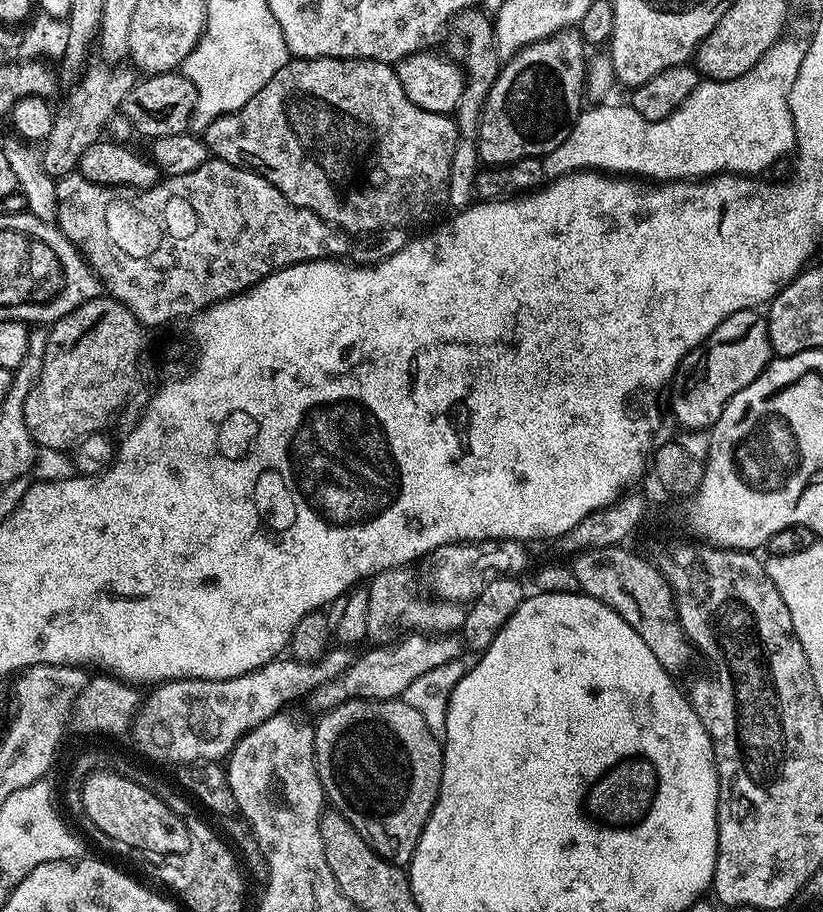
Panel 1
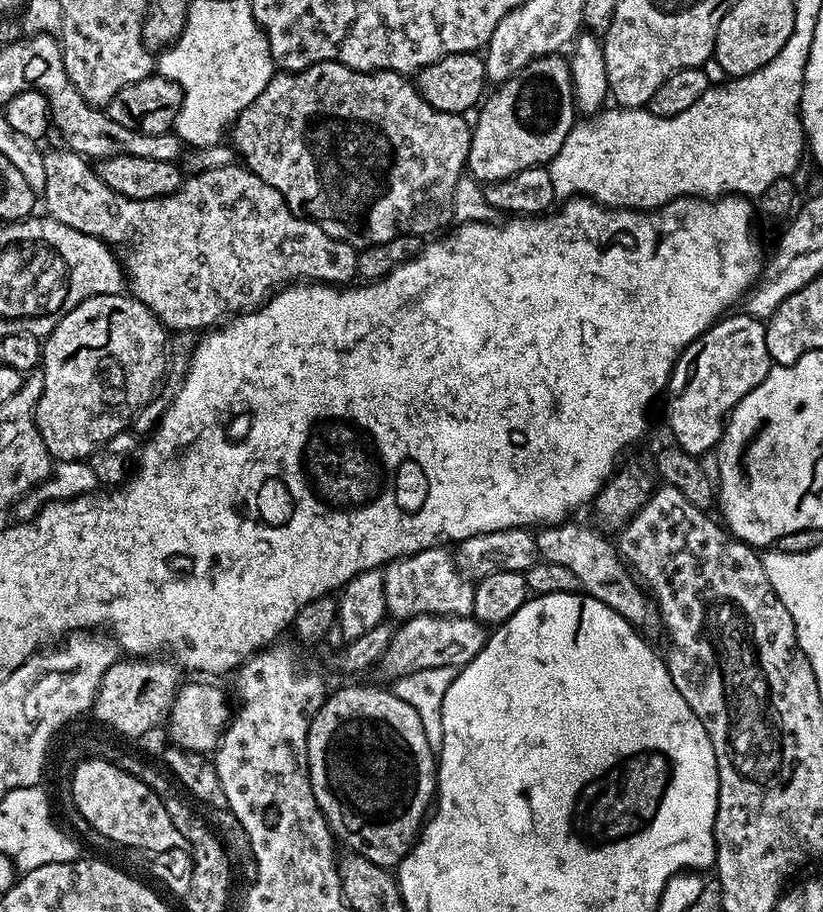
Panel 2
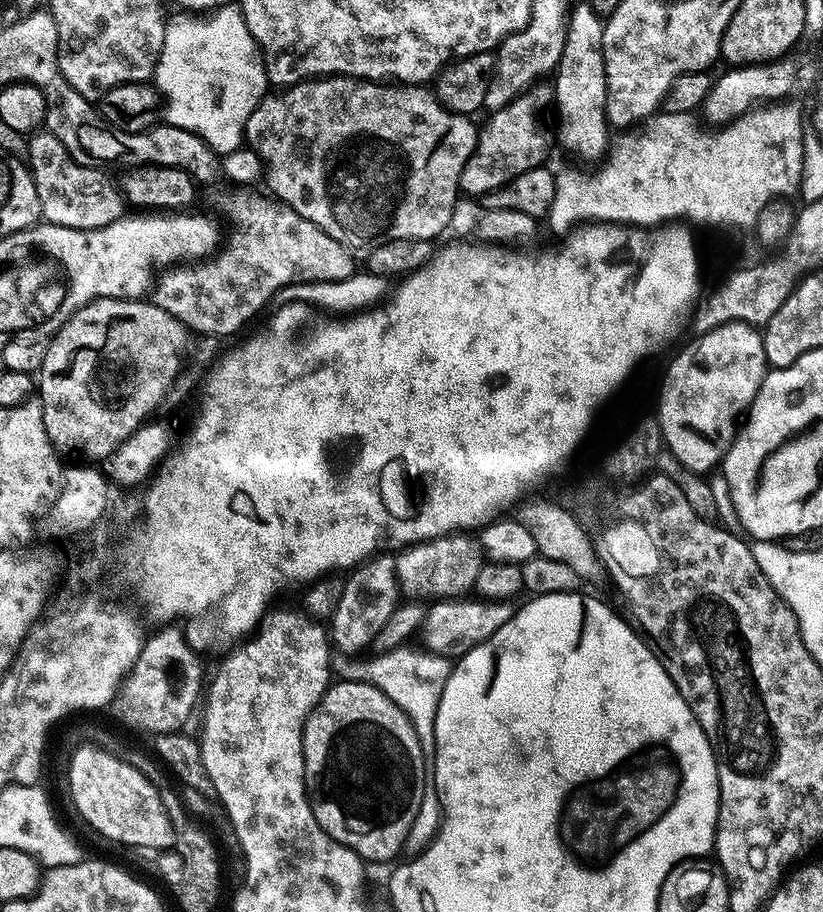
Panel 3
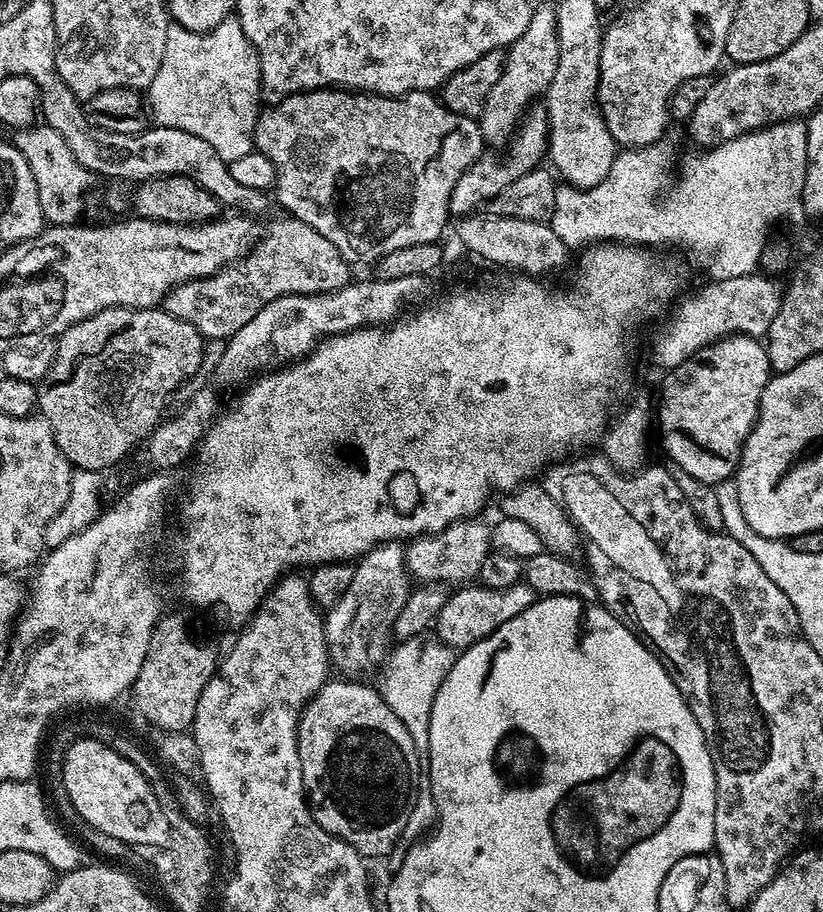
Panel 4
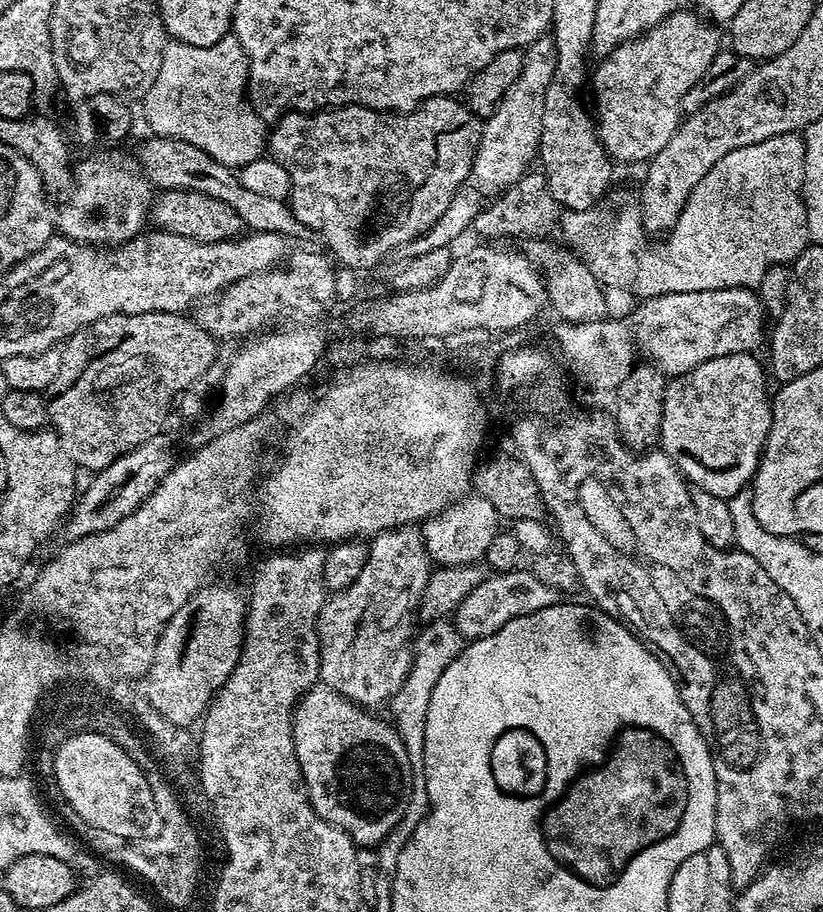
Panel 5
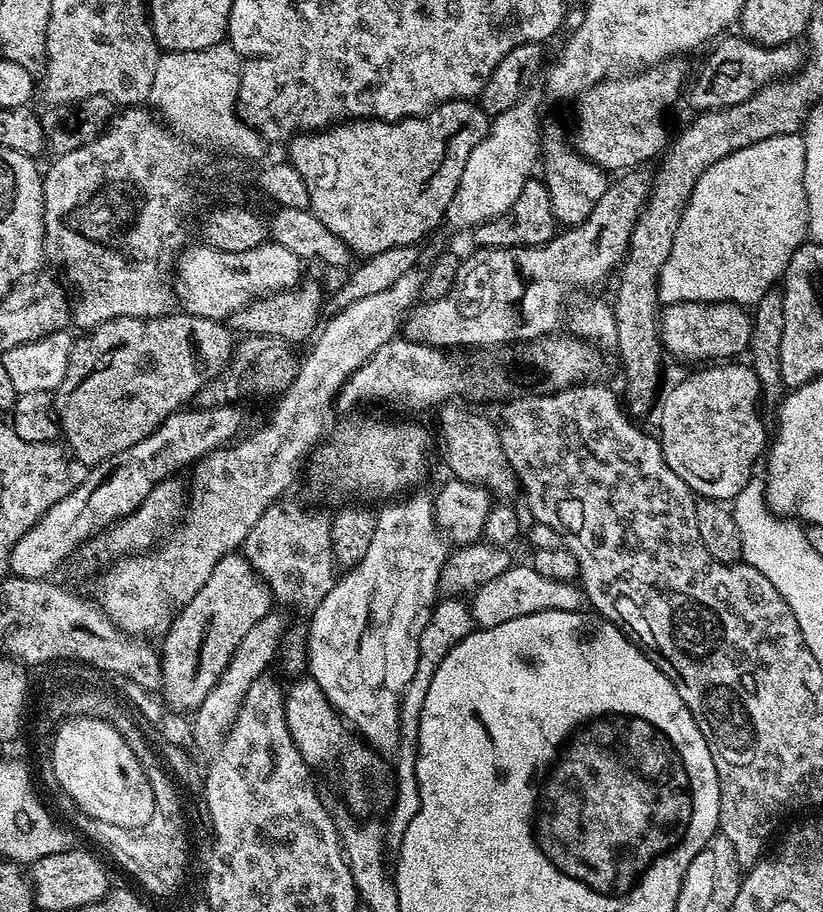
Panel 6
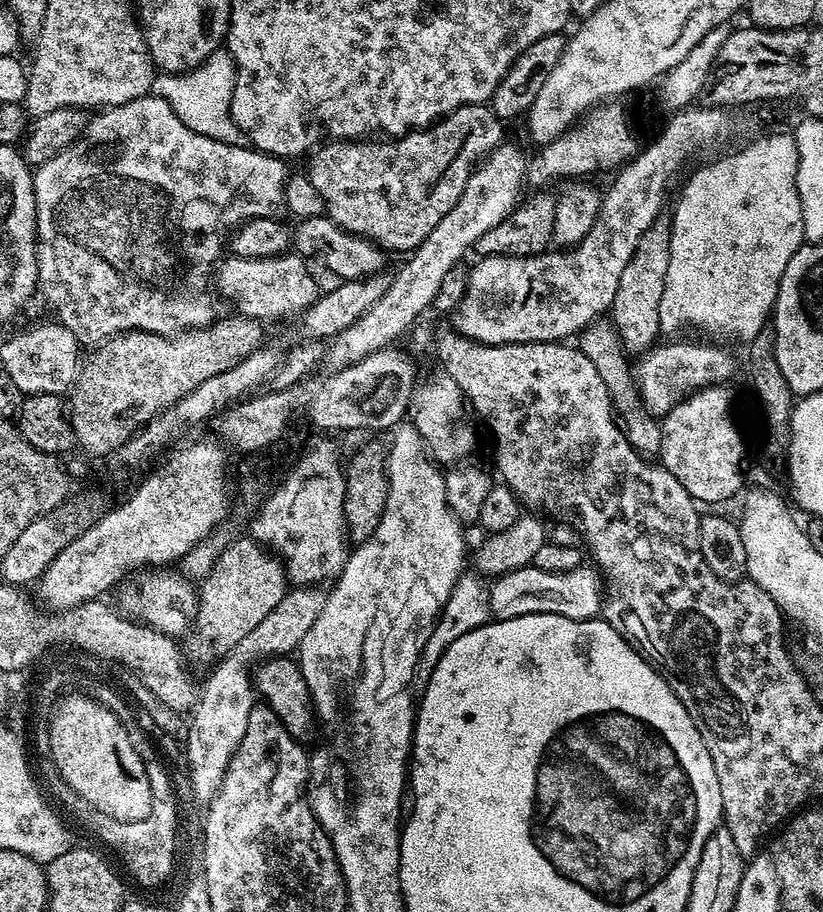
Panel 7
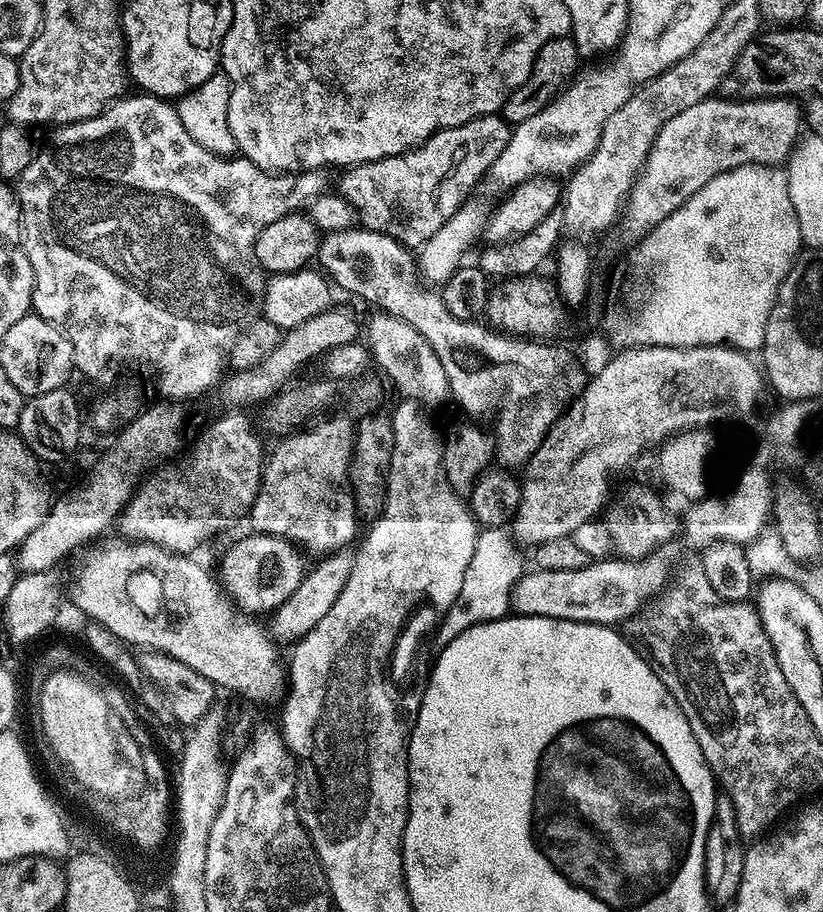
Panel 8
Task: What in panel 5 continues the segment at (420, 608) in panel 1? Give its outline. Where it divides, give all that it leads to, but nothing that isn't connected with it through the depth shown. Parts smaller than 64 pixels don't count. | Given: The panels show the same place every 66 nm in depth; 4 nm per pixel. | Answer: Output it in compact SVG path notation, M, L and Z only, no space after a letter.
M469 494L441 512L437 512L430 519L423 521L424 549L428 552L429 561L440 566L450 565L453 562L479 565L484 560L487 547L490 546L490 542L501 531L501 528L502 518L494 510L494 506L490 506L486 498Z

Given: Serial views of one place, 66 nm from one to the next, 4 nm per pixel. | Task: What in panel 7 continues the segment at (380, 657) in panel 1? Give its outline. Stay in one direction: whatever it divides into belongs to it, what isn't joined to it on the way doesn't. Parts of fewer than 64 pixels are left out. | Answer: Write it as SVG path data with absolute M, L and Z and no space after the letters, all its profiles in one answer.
M531 566L514 569L491 581L488 610L500 622L526 614L558 614L562 618L594 620L602 612L602 576L592 566L581 566L562 574L550 574Z

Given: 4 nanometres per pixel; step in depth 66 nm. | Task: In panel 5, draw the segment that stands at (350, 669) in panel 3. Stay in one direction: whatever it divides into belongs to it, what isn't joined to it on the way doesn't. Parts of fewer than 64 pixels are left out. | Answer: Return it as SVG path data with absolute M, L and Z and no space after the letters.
M451 619L436 620L432 624L424 624L420 629L415 633L414 643L411 645L412 669L406 674L406 682L402 682L398 694L390 701L391 723L402 738L406 754L416 770L424 767L426 710L430 710L430 694L434 694L434 686L438 686L438 678L442 678L446 666L450 666L450 662L454 662L454 658L458 658L466 647L464 635L456 629Z

